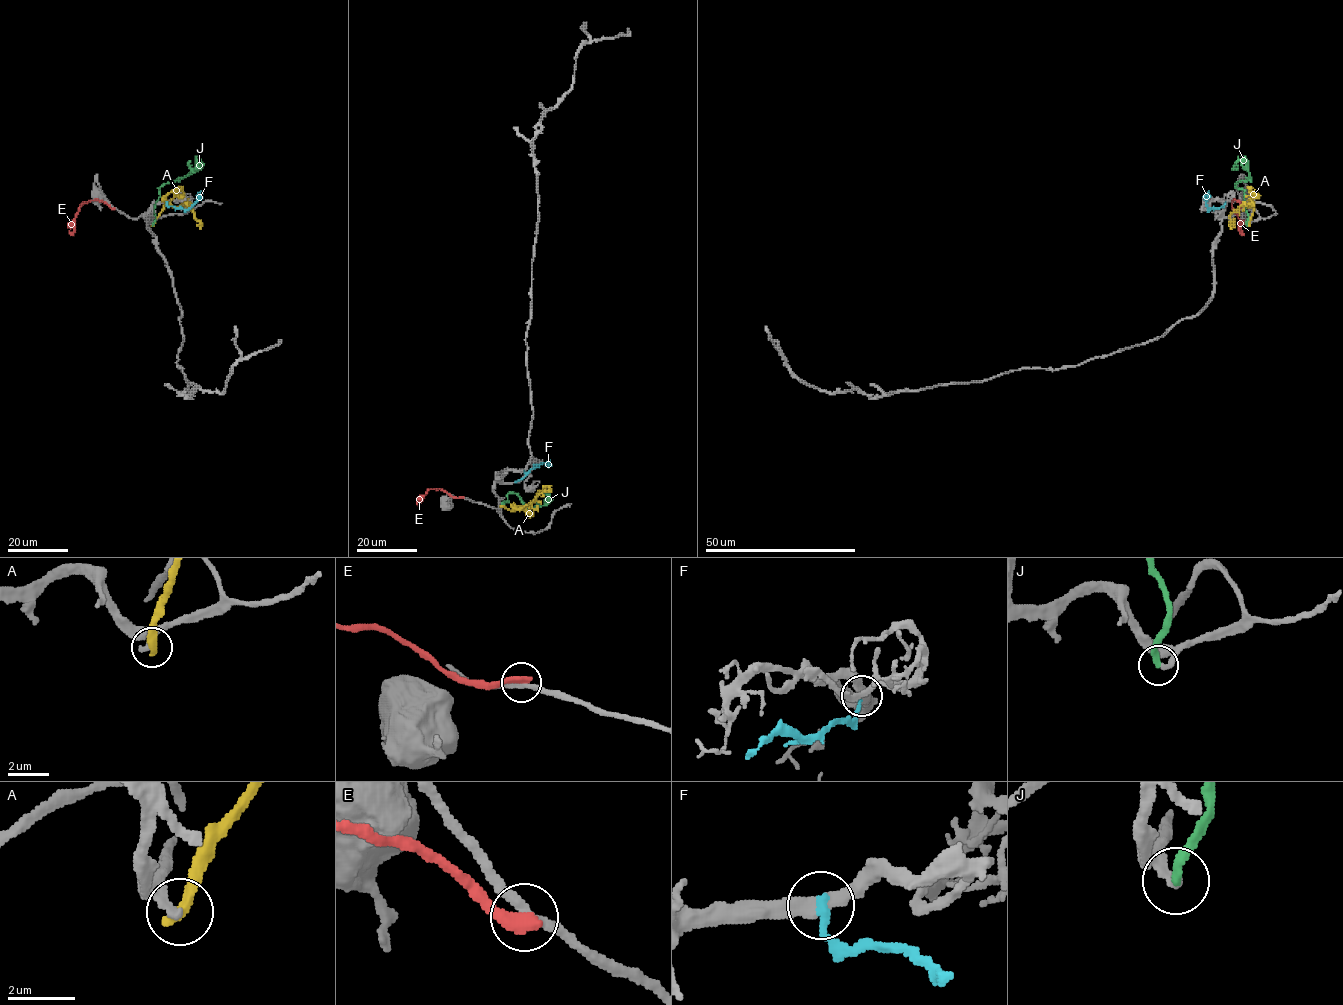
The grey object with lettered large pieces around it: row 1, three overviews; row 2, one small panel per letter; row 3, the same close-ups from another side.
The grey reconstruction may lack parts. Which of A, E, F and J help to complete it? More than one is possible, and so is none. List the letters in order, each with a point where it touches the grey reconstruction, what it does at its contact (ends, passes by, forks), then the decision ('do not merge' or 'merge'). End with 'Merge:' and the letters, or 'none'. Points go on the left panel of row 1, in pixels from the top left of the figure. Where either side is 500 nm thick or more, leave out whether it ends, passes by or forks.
A: (153, 225) | it ends | do not merge
E: (113, 208) | it ends | do not merge
F: (166, 202) | it ends | do not merge
J: (152, 225) | it ends | merge
Merge: J

